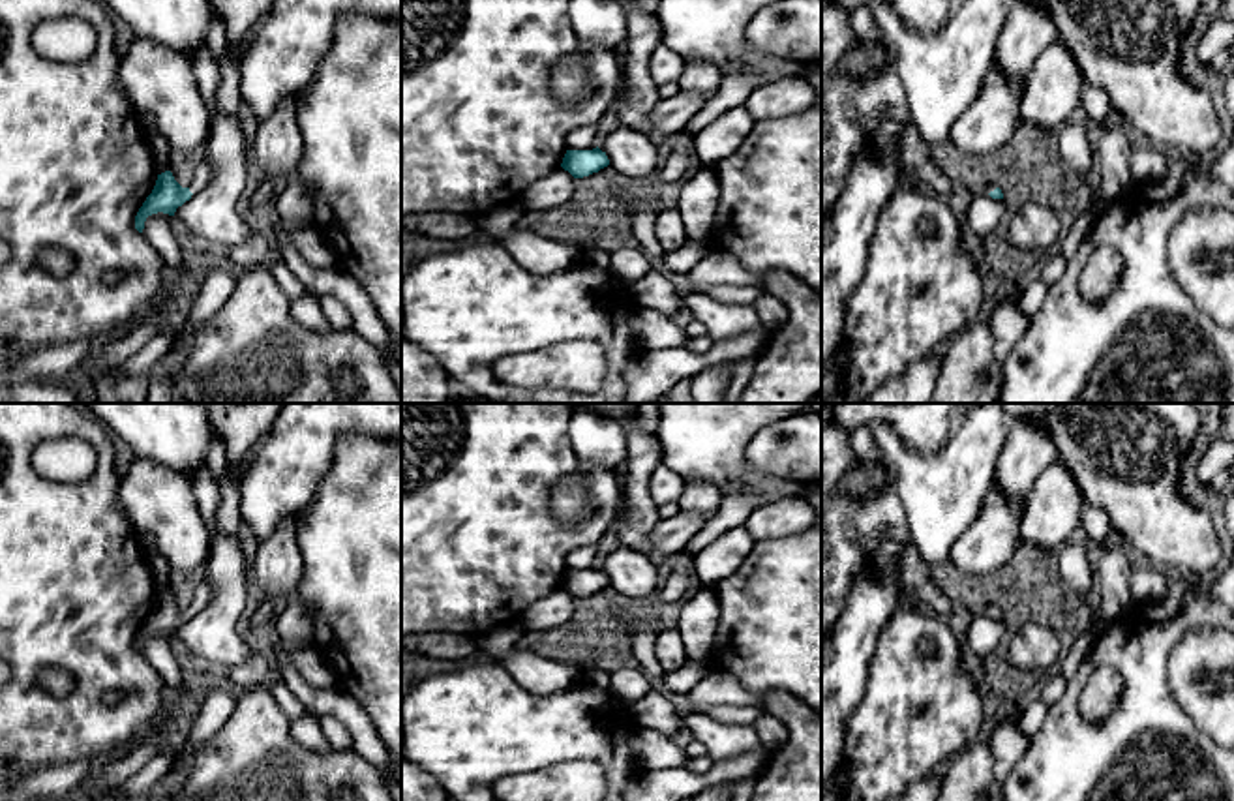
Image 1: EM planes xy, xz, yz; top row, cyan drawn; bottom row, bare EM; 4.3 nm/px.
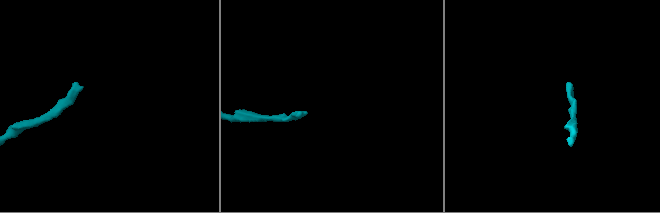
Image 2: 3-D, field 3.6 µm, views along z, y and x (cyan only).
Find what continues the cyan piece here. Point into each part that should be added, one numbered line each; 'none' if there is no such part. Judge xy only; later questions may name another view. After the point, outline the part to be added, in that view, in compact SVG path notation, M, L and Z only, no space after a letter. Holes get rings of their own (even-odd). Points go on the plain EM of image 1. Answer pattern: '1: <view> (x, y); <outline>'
1: xy (201, 597); M203 582L195 591L195 597L189 604L189 612L191 613L201 612L208 604L208 598L210 598L210 591L208 591L208 585Z

